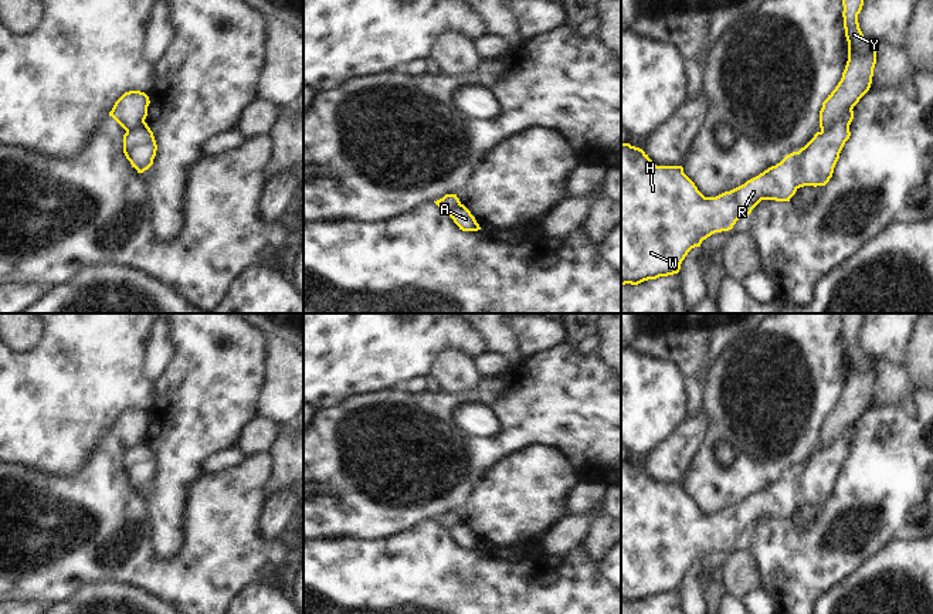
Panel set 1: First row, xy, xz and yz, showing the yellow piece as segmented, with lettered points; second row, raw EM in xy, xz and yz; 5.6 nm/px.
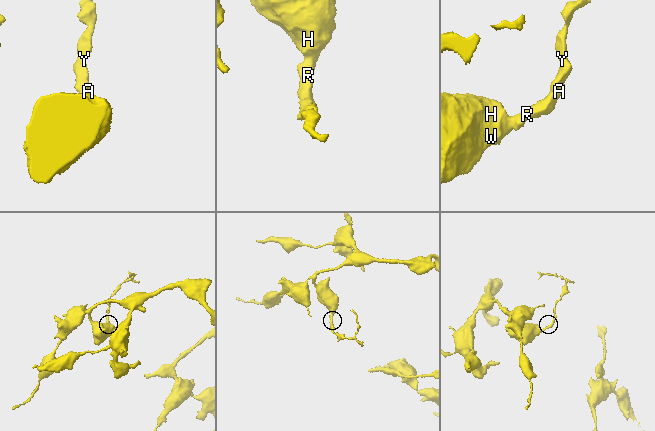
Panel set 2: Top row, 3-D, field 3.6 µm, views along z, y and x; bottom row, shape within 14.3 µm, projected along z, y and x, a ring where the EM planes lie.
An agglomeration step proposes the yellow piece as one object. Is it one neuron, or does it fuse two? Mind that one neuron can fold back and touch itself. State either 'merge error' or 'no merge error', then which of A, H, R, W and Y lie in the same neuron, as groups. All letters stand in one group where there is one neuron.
merge error | A H R W / Y

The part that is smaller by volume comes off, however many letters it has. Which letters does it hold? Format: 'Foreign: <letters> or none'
Foreign: Y

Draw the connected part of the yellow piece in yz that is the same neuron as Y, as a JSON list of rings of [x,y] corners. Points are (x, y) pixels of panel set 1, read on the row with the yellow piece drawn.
[[[842,0],[842,6],[848,61],[841,81],[822,102],[820,111],[821,130],[832,128],[869,91],[876,64],[876,45],[864,37],[858,23],[864,0]]]

